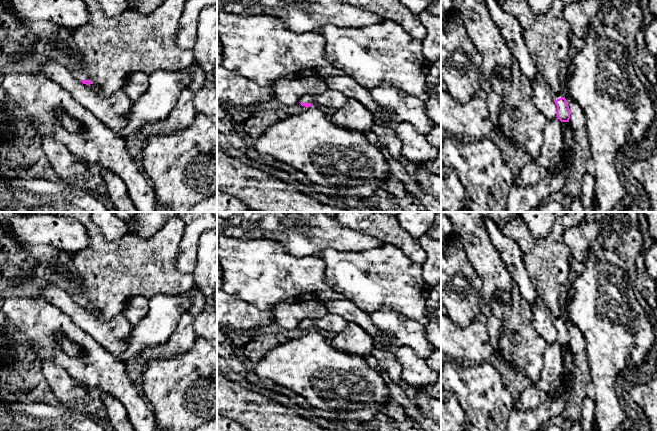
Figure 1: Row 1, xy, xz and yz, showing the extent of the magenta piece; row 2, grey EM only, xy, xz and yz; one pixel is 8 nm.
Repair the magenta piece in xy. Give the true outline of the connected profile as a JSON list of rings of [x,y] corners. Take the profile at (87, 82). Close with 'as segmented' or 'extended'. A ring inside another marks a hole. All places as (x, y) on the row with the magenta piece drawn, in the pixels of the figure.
[[[83,0],[90,14],[87,25],[72,29],[70,46],[75,62],[74,77],[83,84],[94,84],[105,96],[121,89],[128,73],[139,71],[150,75],[158,70],[176,72],[195,62],[193,49],[182,50],[176,43],[179,20],[185,0],[166,0],[148,15],[128,9],[108,17],[96,0]]]; extended

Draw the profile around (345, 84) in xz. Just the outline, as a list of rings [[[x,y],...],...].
[[[329,75],[323,77],[328,89],[336,90],[348,98],[354,98],[363,104],[370,113],[375,117],[381,116],[380,106],[374,101],[370,91],[357,83],[348,75]]]

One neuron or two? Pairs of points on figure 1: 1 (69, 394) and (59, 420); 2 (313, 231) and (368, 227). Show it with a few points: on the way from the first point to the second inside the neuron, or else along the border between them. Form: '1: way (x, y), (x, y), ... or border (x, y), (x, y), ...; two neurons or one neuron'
1: border (60, 403), (68, 408); two neurons
2: border (339, 222), (353, 230), (370, 236); two neurons

